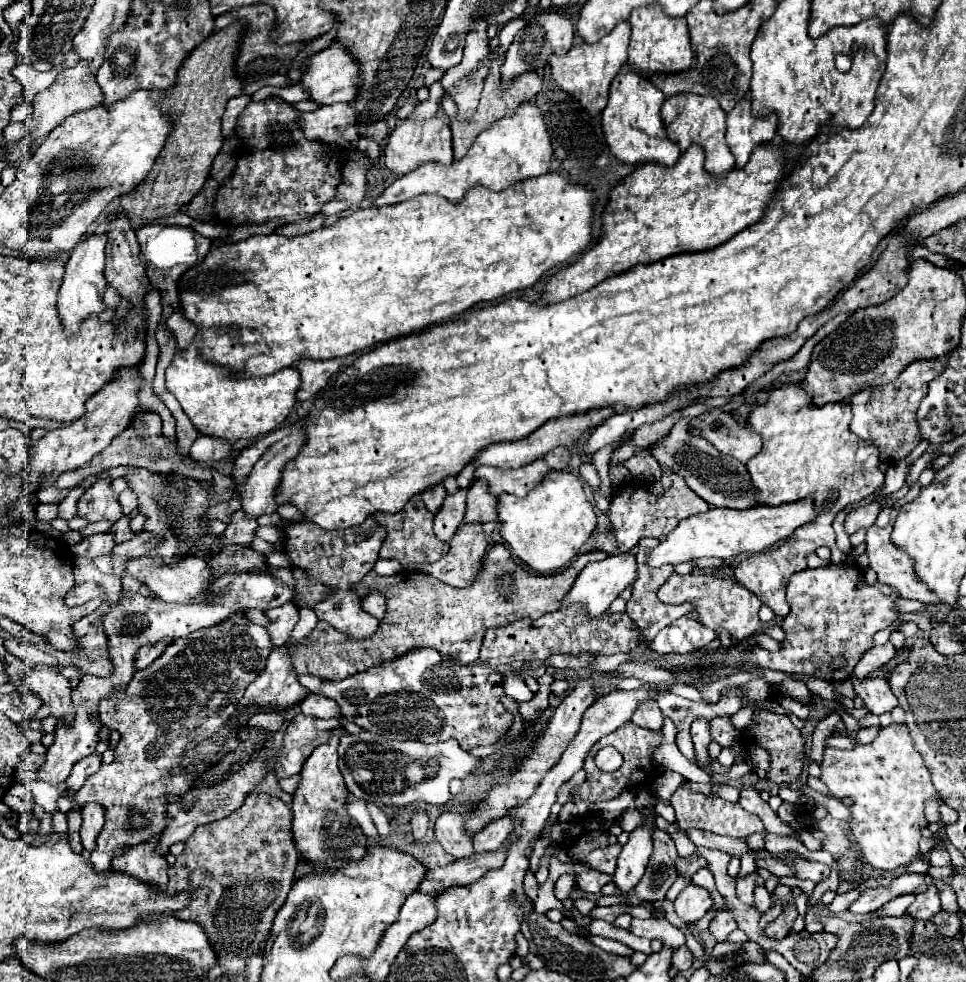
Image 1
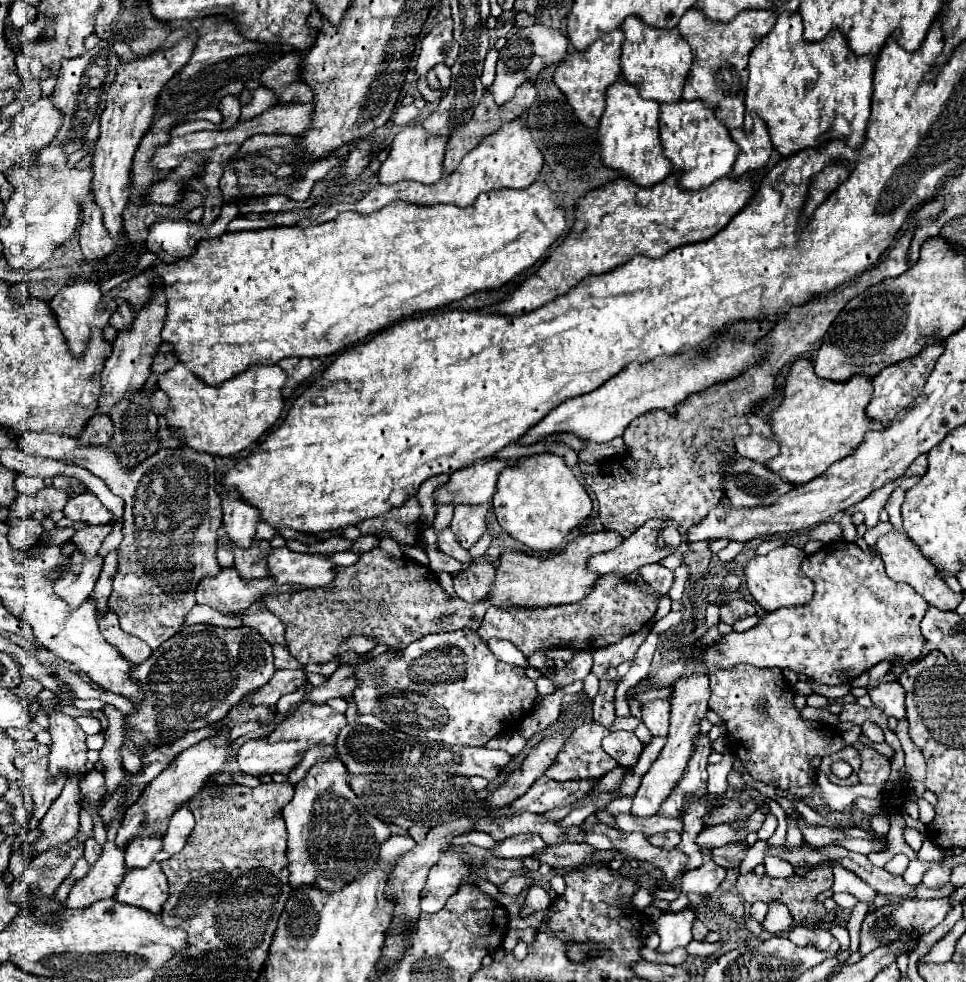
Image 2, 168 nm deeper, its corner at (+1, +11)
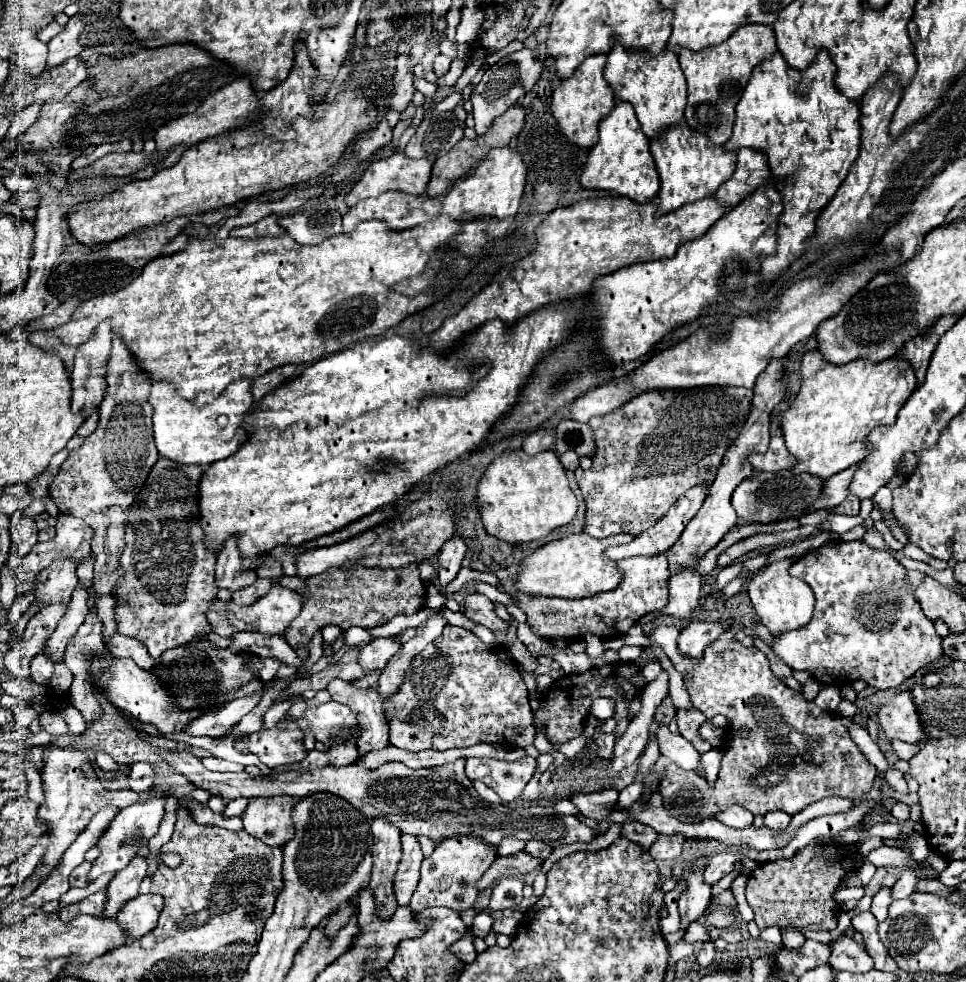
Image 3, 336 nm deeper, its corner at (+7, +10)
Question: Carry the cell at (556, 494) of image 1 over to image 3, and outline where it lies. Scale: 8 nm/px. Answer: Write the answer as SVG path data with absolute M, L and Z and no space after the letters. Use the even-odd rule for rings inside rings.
M507 450L497 456L477 484L475 504L485 530L505 542L539 540L571 522L577 498L569 488L565 468L553 450L527 456L523 450Z

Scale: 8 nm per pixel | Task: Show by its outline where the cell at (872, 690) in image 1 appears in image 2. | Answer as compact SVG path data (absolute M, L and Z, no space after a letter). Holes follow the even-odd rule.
M897 681L875 685L873 689L869 689L869 697L873 705L881 707L887 715L893 715L897 719L905 717L905 693Z

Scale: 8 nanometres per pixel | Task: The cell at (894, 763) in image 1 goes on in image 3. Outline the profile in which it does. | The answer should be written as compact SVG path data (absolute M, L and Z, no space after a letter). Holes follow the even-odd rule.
M913 834L909 840L905 840L903 846L905 846L905 850L911 852L911 856L915 860L925 860L929 856L929 842L927 842L927 838L923 838L919 834Z

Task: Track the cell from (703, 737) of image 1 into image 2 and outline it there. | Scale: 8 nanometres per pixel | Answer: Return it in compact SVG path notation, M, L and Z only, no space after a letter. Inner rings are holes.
M721 759L721 763L717 765L707 765L707 773L709 773L709 783L707 783L707 791L709 793L717 793L723 797L723 793L727 791L727 775L731 771L731 759Z

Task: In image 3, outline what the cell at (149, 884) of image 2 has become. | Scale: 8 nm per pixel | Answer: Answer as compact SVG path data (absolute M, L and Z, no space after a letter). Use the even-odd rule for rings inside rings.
M145 894L127 902L117 914L117 920L121 922L121 928L125 930L125 934L129 934L131 940L139 940L157 926L161 910L163 898L155 894Z

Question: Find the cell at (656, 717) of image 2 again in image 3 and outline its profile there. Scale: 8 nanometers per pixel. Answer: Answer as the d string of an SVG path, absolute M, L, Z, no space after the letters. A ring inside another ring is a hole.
M667 726L657 728L657 738L661 746L661 754L667 756L673 764L681 766L683 770L697 770L701 762L701 754L693 748L689 740L683 736L673 736Z

